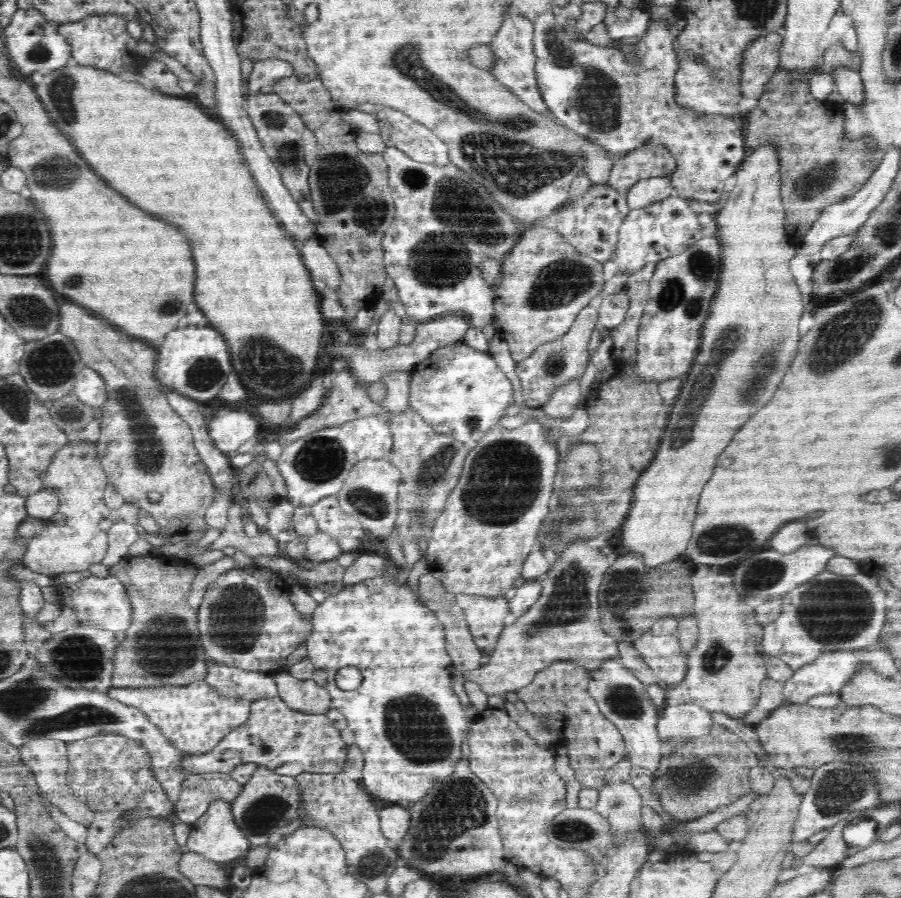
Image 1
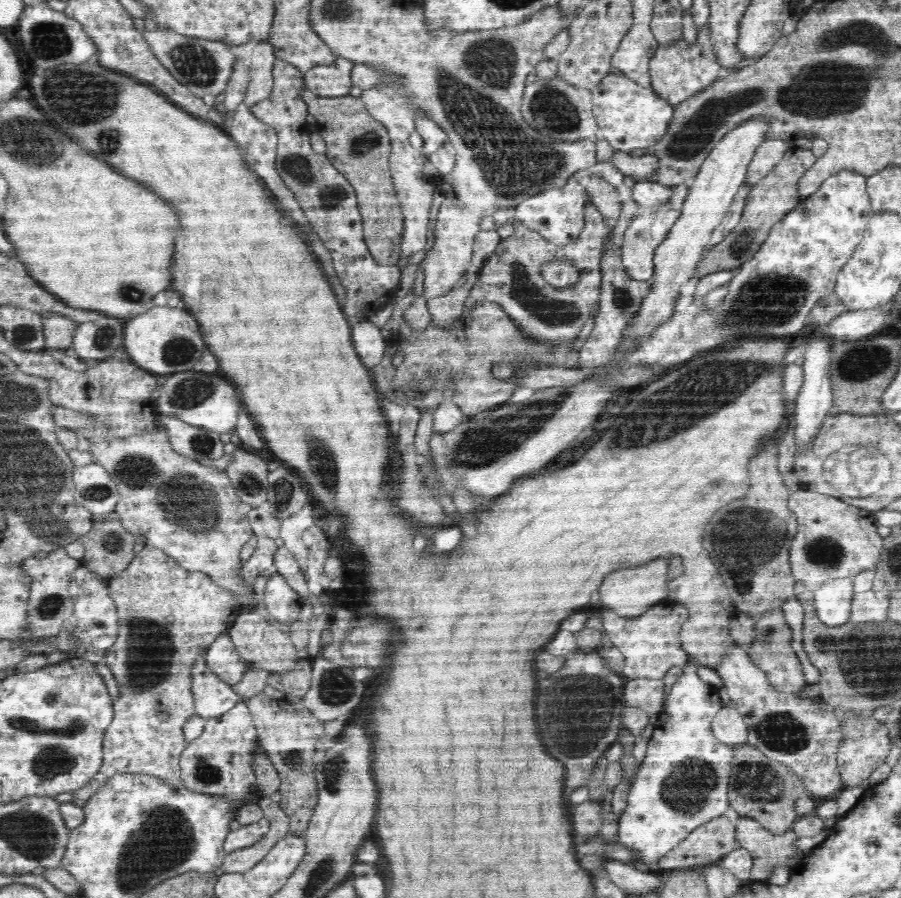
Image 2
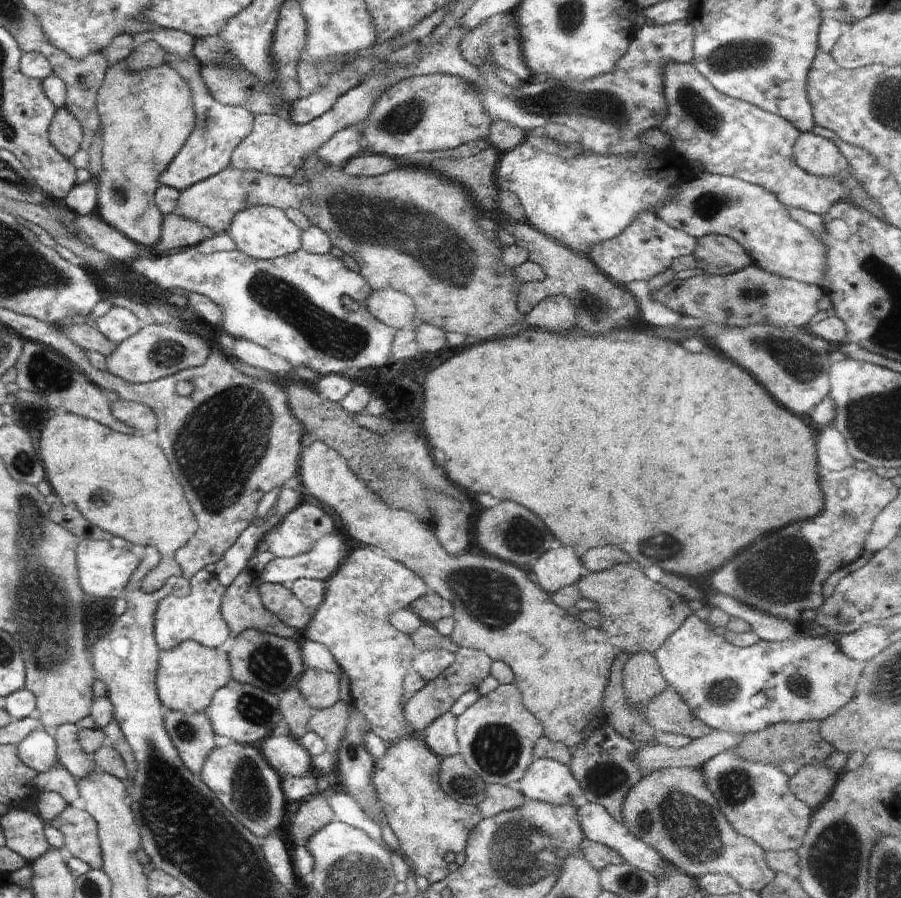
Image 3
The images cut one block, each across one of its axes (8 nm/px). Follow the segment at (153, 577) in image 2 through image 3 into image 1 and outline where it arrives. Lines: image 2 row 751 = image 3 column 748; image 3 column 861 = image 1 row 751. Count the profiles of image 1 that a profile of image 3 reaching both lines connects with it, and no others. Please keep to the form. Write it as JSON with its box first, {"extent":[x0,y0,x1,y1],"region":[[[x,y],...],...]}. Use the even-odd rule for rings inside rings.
{"extent":[108,682,251,755],"region":[[[194,682],[188,686],[154,686],[154,688],[112,688],[108,692],[110,698],[116,698],[128,706],[142,710],[152,724],[156,724],[162,734],[176,748],[190,755],[204,754],[211,751],[223,736],[232,732],[234,728],[244,724],[251,712],[251,702],[241,698],[222,697],[206,682]]]}

